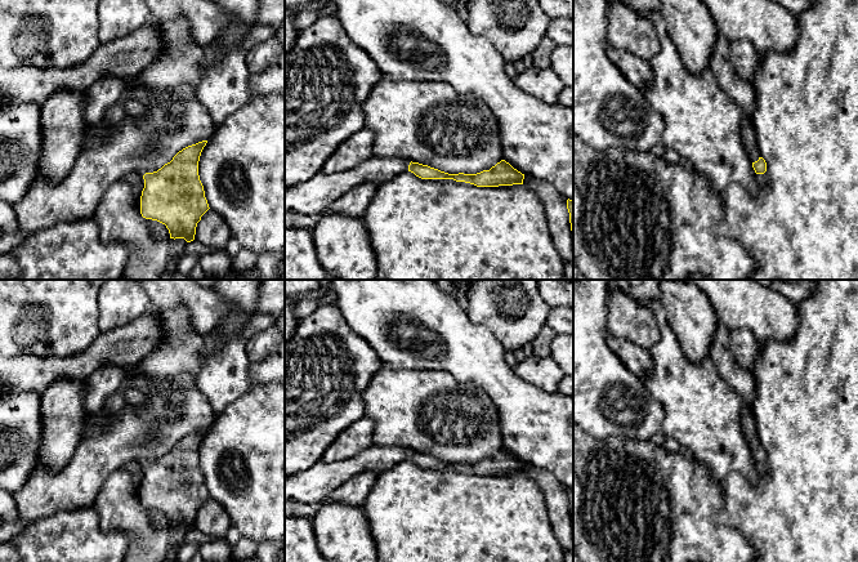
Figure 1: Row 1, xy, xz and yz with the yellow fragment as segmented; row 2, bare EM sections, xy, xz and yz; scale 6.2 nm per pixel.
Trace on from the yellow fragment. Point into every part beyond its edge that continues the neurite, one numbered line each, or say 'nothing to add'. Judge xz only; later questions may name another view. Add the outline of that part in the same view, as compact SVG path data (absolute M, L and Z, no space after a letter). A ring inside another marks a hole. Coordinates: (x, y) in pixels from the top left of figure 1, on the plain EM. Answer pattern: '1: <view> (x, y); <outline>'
1: xz (312, 486); M374 445L352 459L336 463L325 463L319 460L308 470L285 477L285 500L319 505L325 501L327 495L330 495L338 486L348 481L350 477L371 469L377 472L389 469L399 461L408 460L410 451L411 450L405 447L385 447Z

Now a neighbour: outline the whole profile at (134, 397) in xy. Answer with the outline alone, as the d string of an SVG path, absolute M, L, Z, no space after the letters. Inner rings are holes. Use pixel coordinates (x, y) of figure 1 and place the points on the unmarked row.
M137 388L126 389L125 398L129 406L139 406L146 402L146 394Z

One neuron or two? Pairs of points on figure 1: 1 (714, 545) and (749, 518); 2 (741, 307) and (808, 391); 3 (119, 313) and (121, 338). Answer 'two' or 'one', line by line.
1: two
2: two
3: two

